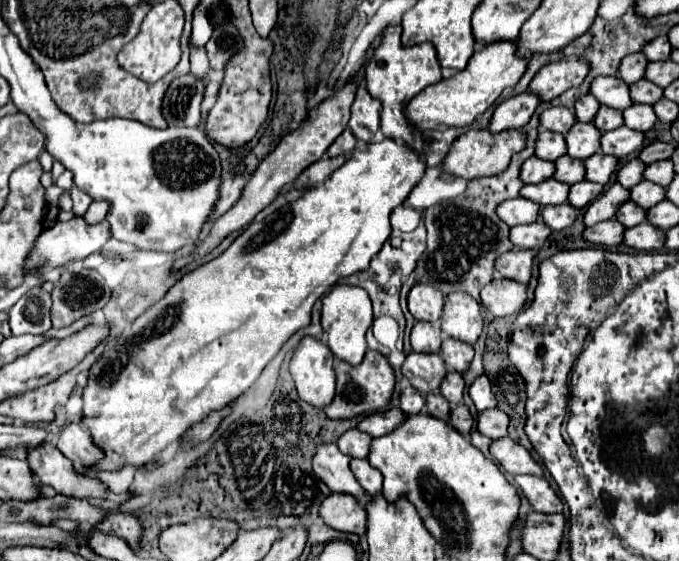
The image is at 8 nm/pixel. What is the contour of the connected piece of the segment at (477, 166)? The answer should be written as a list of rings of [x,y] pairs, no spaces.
[[[469,130],[465,132],[463,136],[459,136],[447,158],[443,160],[443,170],[453,174],[453,176],[461,176],[461,178],[467,178],[467,180],[473,180],[473,178],[481,178],[481,176],[495,176],[495,174],[501,174],[509,162],[511,162],[511,156],[521,152],[527,144],[527,134],[525,130],[503,130],[503,132],[491,132],[491,130]]]

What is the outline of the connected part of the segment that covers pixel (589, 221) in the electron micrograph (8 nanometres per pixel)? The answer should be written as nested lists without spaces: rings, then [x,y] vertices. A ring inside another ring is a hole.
[[[613,184],[609,186],[603,196],[599,196],[591,206],[589,210],[585,212],[585,226],[593,226],[597,222],[603,222],[603,220],[611,220],[615,218],[617,210],[621,208],[621,204],[625,204],[627,200],[631,198],[631,192],[627,188],[623,188],[621,184]]]

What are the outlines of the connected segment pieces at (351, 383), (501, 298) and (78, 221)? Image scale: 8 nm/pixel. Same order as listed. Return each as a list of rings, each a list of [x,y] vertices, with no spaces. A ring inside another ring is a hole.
[[[369,350],[365,354],[365,360],[359,366],[349,366],[339,362],[335,372],[337,372],[337,394],[331,406],[325,408],[325,414],[331,420],[349,420],[355,416],[369,416],[389,406],[393,390],[395,390],[395,374],[383,354]]]
[[[495,278],[481,290],[481,302],[497,318],[519,314],[527,302],[527,286],[507,278]]]
[[[81,216],[79,218],[73,218],[69,222],[59,222],[55,224],[53,228],[49,230],[43,230],[43,234],[39,236],[39,240],[35,242],[35,248],[31,252],[31,256],[27,258],[27,264],[25,264],[25,272],[27,270],[33,270],[35,266],[41,268],[41,264],[51,264],[51,266],[63,266],[71,260],[83,260],[85,256],[93,254],[93,252],[99,252],[105,242],[111,238],[111,228],[107,224],[107,220],[99,222],[99,224],[87,224]],[[55,262],[61,262],[61,264],[55,264]]]

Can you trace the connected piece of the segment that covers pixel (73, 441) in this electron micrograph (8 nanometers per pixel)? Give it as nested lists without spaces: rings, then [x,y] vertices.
[[[81,424],[63,426],[59,432],[57,448],[73,464],[81,464],[77,468],[87,468],[87,464],[91,464],[91,460],[99,460],[99,456],[103,456],[103,452],[99,452],[99,448],[95,448],[91,444],[91,436]]]

